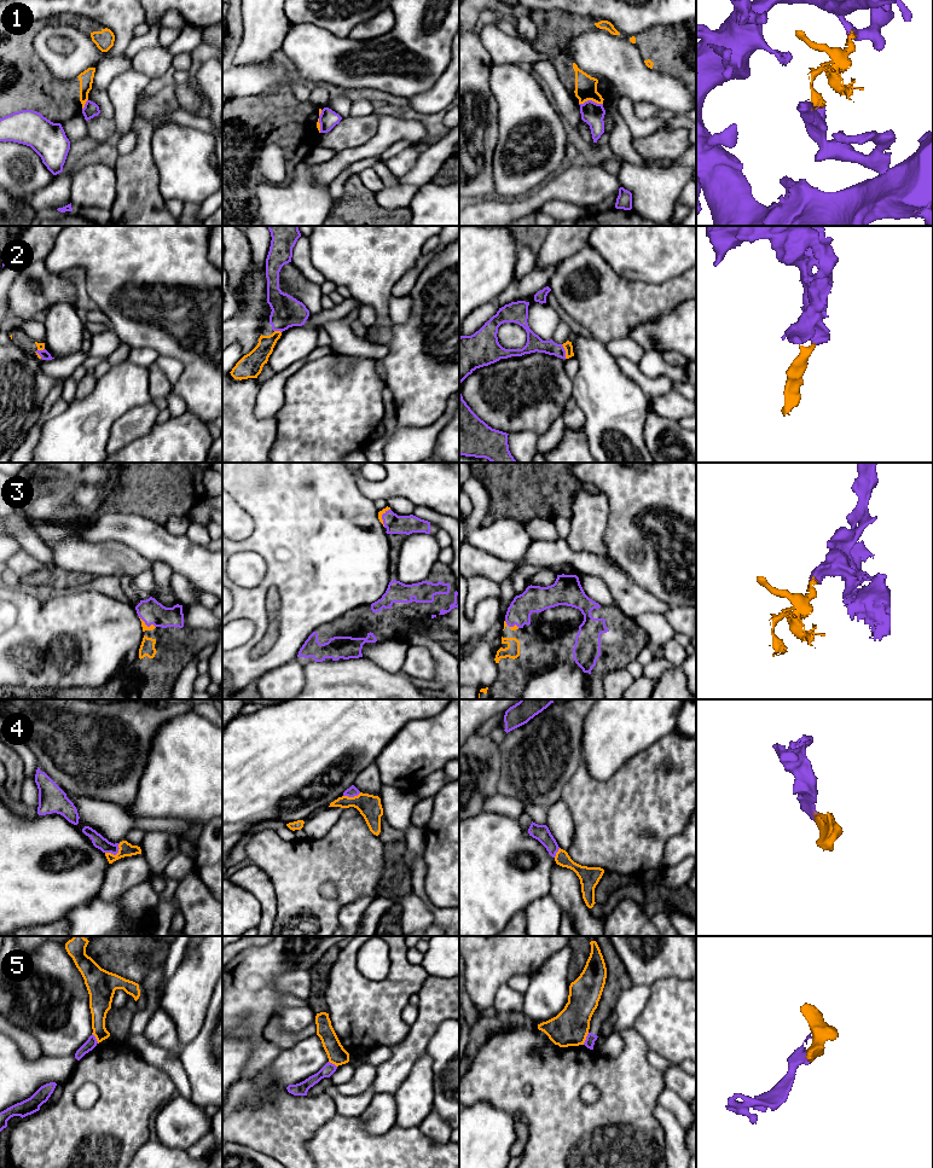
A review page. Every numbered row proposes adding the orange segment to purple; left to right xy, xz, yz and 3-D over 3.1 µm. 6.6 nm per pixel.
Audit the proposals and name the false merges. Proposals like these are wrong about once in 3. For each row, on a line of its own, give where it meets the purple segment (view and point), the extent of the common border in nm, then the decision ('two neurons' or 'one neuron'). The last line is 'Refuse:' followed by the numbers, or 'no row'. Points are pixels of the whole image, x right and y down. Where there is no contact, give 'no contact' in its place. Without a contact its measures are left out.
1: yz (590, 100) | 160 nm | two neurons
2: yz (564, 352) | 100 nm | one neuron
3: xz (382, 517) | 130 nm | one neuron
4: xy (115, 854) | 120 nm | one neuron
5: yz (586, 1039) | 90 nm | two neurons
Refuse: 1, 5

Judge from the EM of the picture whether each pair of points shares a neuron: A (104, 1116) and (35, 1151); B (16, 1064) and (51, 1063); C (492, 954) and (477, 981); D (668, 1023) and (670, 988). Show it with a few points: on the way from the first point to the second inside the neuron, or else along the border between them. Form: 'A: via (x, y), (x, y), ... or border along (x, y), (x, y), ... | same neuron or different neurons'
A: via (87, 1133), (82, 1133), (64, 1151), (52, 1151) | same neuron
B: via (24, 1067), (42, 1067) | same neuron
C: via (491, 960), (484, 975) | same neuron
D: via (670, 1015), (670, 997) | same neuron

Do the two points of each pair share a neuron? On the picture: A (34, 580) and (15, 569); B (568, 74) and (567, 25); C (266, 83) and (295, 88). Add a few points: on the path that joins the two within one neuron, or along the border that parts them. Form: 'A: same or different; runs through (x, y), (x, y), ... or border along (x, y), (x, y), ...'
A: different; border along (47, 567), (13, 579)
B: same; runs through (562, 62), (558, 56), (558, 38)
C: same; runs through (273, 81), (288, 81)

